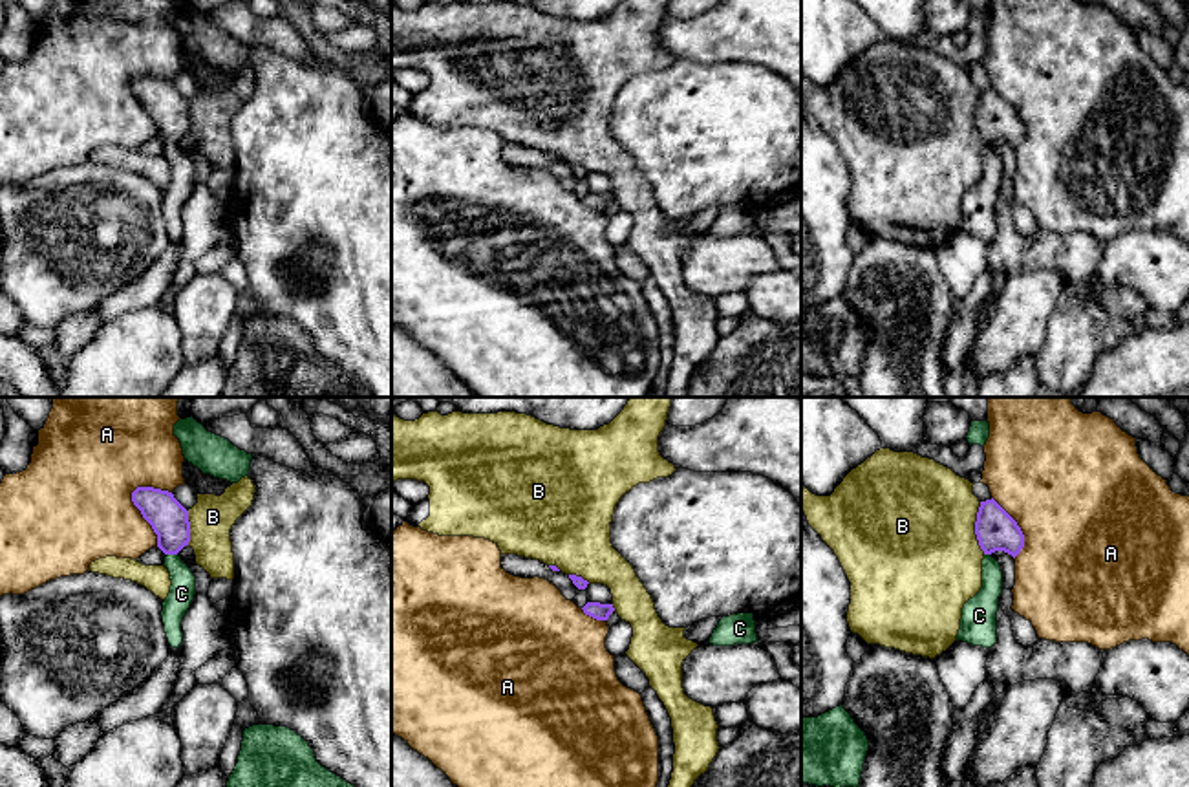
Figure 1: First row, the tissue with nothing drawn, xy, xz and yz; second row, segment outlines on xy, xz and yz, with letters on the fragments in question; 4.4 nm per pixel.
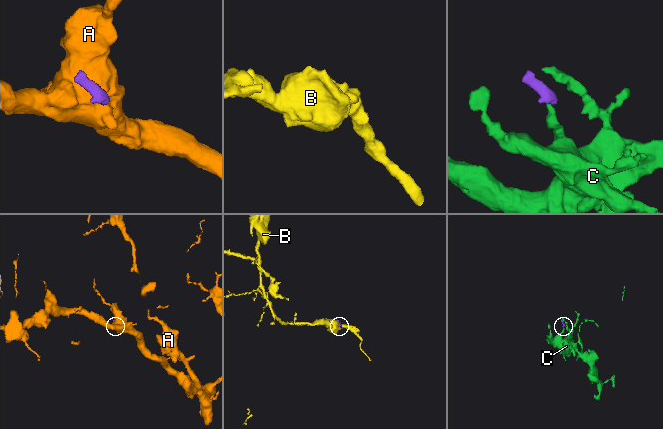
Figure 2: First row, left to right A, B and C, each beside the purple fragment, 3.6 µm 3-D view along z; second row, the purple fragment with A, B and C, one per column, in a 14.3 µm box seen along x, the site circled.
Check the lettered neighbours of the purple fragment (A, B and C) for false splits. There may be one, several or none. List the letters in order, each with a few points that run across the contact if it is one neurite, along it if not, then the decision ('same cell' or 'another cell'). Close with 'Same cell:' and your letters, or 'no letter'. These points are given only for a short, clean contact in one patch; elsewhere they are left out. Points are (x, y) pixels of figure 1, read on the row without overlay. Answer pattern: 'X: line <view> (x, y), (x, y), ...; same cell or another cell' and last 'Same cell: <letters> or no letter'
A: another cell
B: another cell
C: line xy (169, 108), (172, 143), (182, 165), (182, 183); same cell
Same cell: C

